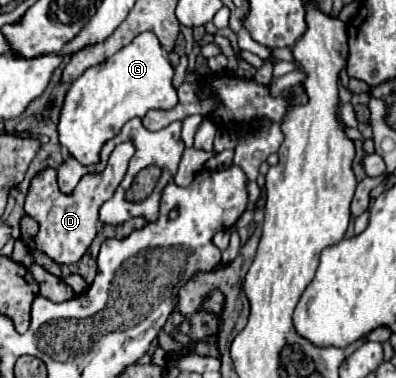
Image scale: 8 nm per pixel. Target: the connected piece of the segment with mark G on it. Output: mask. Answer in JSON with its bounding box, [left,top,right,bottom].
[57,32,177,166]

